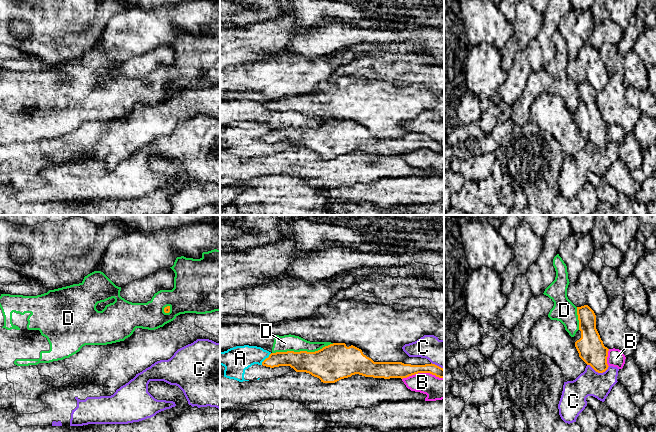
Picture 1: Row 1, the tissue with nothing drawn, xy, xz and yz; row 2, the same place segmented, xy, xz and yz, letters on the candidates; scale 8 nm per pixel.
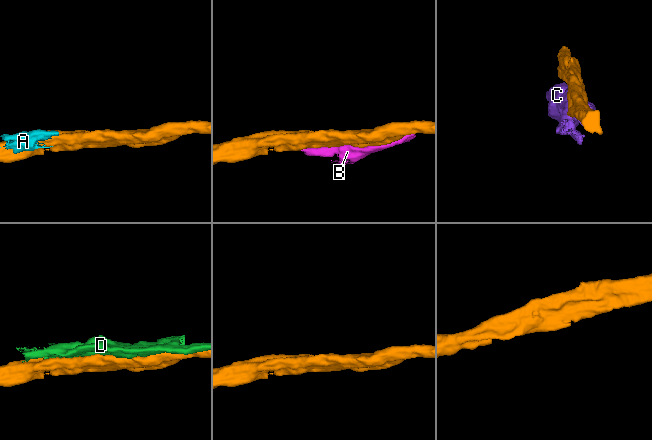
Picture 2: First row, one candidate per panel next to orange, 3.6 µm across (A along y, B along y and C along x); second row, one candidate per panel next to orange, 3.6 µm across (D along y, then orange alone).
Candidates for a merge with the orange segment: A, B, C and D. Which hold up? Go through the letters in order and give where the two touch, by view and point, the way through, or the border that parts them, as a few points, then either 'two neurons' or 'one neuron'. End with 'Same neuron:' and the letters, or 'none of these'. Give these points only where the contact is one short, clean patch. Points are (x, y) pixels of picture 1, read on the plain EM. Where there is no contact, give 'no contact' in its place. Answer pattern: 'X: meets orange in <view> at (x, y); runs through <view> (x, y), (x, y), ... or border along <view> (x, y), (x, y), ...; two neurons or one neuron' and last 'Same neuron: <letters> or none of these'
A: meets orange in xz at (265, 135); two neurons
B: meets orange in xz at (422, 148); two neurons
C: meets orange in yz at (598, 148); two neurons
D: meets orange in xz at (302, 127); two neurons
Same neuron: none of these

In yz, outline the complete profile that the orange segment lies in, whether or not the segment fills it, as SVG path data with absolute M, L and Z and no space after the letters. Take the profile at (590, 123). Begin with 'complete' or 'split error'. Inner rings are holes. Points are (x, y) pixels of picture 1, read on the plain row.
split error; M588 82L577 83L579 106L573 113L579 133L596 148L603 149L608 145L607 133L609 125L596 105L596 91Z

